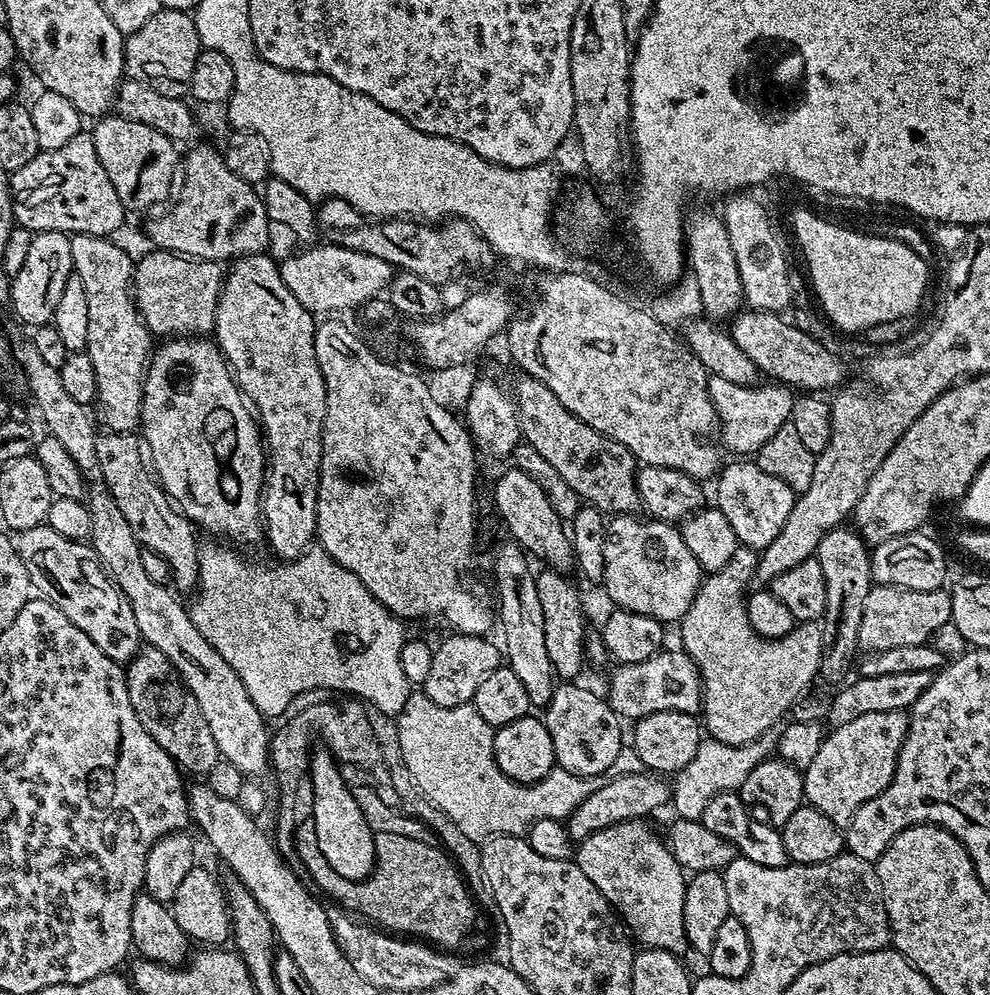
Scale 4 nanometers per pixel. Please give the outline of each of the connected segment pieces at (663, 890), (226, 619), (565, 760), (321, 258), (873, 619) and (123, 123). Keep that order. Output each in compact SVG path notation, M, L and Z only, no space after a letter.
M623 821L600 830L579 843L574 862L586 875L586 878L598 887L617 915L623 920L625 927L643 947L664 949L678 956L687 951L684 939L684 923L682 907L685 905L685 886L687 879L679 866L668 844L652 832L643 821Z
M212 542L209 548L201 547L199 549L200 578L194 592L196 601L190 604L191 617L194 626L201 631L206 639L216 640L214 650L218 654L224 652L222 658L228 656L226 662L232 660L230 666L236 664L235 668L240 668L238 678L241 679L246 694L253 700L254 706L264 718L282 715L287 710L288 703L295 696L300 696L303 692L310 691L311 688L333 688L336 692L344 692L340 694L347 694L365 705L382 710L390 717L395 718L400 715L402 706L406 706L410 695L410 685L406 674L402 674L402 658L400 657L400 651L406 639L405 625L387 608L380 605L378 598L374 598L374 594L370 594L370 590L366 590L366 586L362 586L362 582L353 572L343 568L337 560L330 558L330 554L325 548L319 546L309 546L296 560L281 563L279 565L281 568L267 568L264 564L251 564L250 561L243 560L240 556L231 556L230 553L223 552L216 544L219 543Z
M564 682L553 687L552 701L542 719L548 727L550 742L554 746L556 764L570 770L570 774L575 776L602 774L613 765L614 758L621 750L621 717L608 705L601 693L599 696L598 693L583 688L580 682Z
M333 244L323 245L306 252L303 252L303 250L299 251L279 263L283 282L290 288L290 292L294 294L298 302L302 306L306 306L308 312L313 314L328 312L324 314L332 314L335 313L332 312L334 310L352 308L358 305L361 307L368 303L369 300L377 299L388 290L394 275L394 267L388 261L344 246Z
M876 584L866 594L862 626L856 639L865 653L875 654L894 646L926 644L942 625L952 619L952 597L944 588L934 590L906 590Z
M105 114L93 124L96 125L90 128L90 135L98 162L102 162L106 178L110 178L114 190L118 190L118 198L128 196L128 192L136 188L136 180L156 180L156 176L164 176L164 172L177 175L177 145L170 137L163 136L150 126L142 126L142 122L130 122L115 114Z

